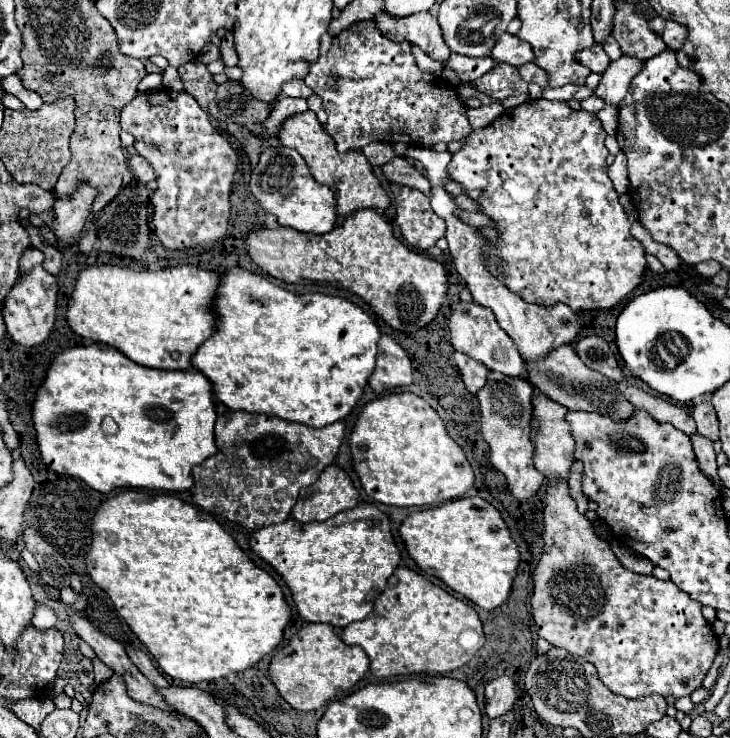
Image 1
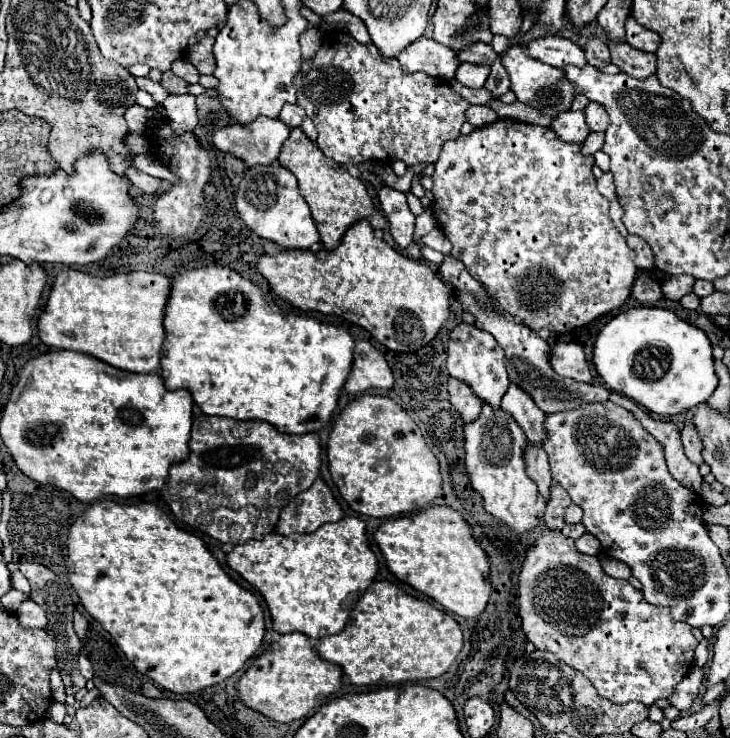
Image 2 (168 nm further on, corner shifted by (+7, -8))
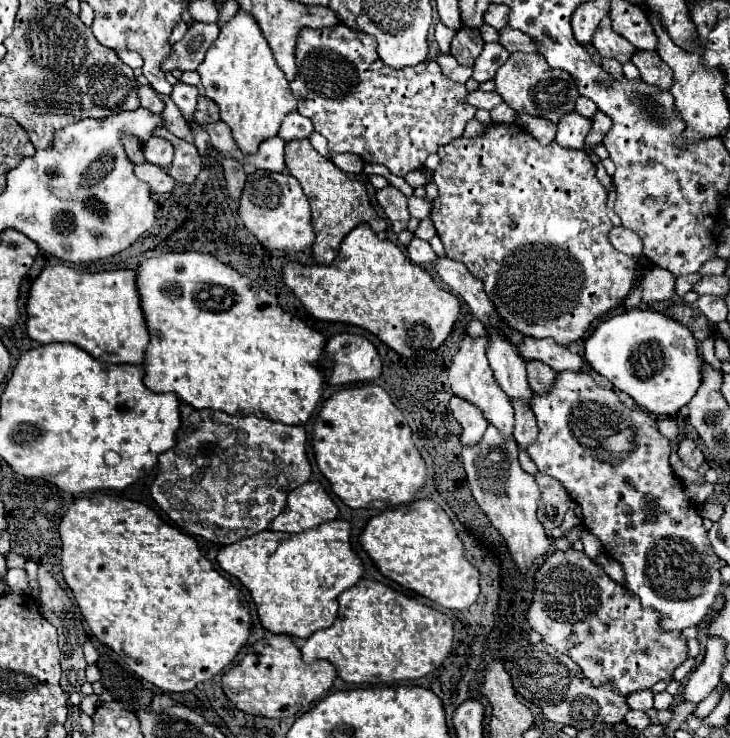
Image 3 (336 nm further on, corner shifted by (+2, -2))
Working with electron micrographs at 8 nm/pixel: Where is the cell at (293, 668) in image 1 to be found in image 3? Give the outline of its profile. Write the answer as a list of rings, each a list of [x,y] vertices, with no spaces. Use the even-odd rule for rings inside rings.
[[[274,634],[270,638],[262,638],[258,640],[250,652],[238,662],[238,666],[230,668],[224,678],[222,678],[222,688],[224,694],[236,704],[236,708],[240,708],[246,714],[254,714],[254,716],[268,716],[268,718],[284,718],[284,716],[294,716],[300,710],[310,710],[316,702],[320,702],[322,694],[326,694],[332,688],[332,682],[336,680],[338,672],[334,668],[334,664],[326,662],[326,660],[318,660],[318,662],[304,662],[300,648],[294,644],[294,638],[288,634]]]

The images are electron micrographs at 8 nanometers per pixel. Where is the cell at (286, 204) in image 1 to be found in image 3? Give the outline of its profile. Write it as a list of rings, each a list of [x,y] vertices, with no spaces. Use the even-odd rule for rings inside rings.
[[[256,170],[248,174],[246,186],[240,198],[240,206],[238,206],[238,214],[244,226],[266,248],[302,252],[314,244],[314,228],[312,228],[308,198],[304,196],[298,180],[294,180],[294,176],[288,176],[288,172]]]

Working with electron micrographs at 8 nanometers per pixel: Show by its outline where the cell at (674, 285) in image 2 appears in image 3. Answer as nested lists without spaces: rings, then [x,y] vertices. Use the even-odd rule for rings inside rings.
[[[654,266],[648,274],[642,278],[644,292],[642,302],[658,302],[658,300],[670,300],[676,292],[676,276],[672,272],[666,272],[664,268]]]

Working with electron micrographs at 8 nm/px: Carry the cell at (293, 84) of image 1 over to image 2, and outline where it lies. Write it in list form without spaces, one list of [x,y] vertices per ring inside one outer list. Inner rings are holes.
[[[297,104],[283,106],[283,110],[279,114],[279,120],[285,122],[289,128],[301,128],[303,118],[305,118],[305,110],[301,110]]]

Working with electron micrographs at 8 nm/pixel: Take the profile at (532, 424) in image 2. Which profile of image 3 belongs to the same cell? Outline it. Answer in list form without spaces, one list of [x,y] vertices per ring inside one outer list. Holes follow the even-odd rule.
[[[488,330],[488,336],[492,338],[492,344],[488,346],[486,356],[490,368],[494,370],[494,378],[510,400],[522,400],[522,404],[530,406],[534,392],[528,384],[522,356],[506,338],[498,336],[494,330]]]

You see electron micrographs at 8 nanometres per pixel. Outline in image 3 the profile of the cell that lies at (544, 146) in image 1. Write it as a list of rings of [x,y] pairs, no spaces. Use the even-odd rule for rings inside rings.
[[[490,124],[490,128],[486,128],[486,132],[482,132],[482,136],[478,136],[478,138],[460,136],[458,140],[452,140],[450,144],[442,146],[438,150],[438,154],[440,154],[440,166],[434,170],[434,176],[432,176],[436,186],[438,186],[438,198],[432,202],[430,218],[434,222],[434,228],[436,228],[438,236],[442,238],[442,242],[446,246],[446,256],[452,258],[452,260],[462,262],[474,278],[484,282],[486,294],[492,298],[498,314],[514,330],[520,330],[522,334],[532,336],[532,338],[552,338],[558,344],[566,346],[566,344],[582,338],[584,332],[588,330],[588,326],[592,324],[592,320],[600,318],[610,308],[618,306],[630,294],[630,290],[634,286],[634,280],[636,280],[636,274],[638,274],[636,272],[636,260],[632,256],[626,256],[626,254],[618,252],[610,244],[608,234],[610,234],[612,222],[606,214],[608,194],[606,194],[604,186],[598,182],[596,166],[592,164],[586,150],[562,148],[558,142],[552,142],[552,144],[544,146],[526,130],[518,128],[514,132],[514,124]]]

